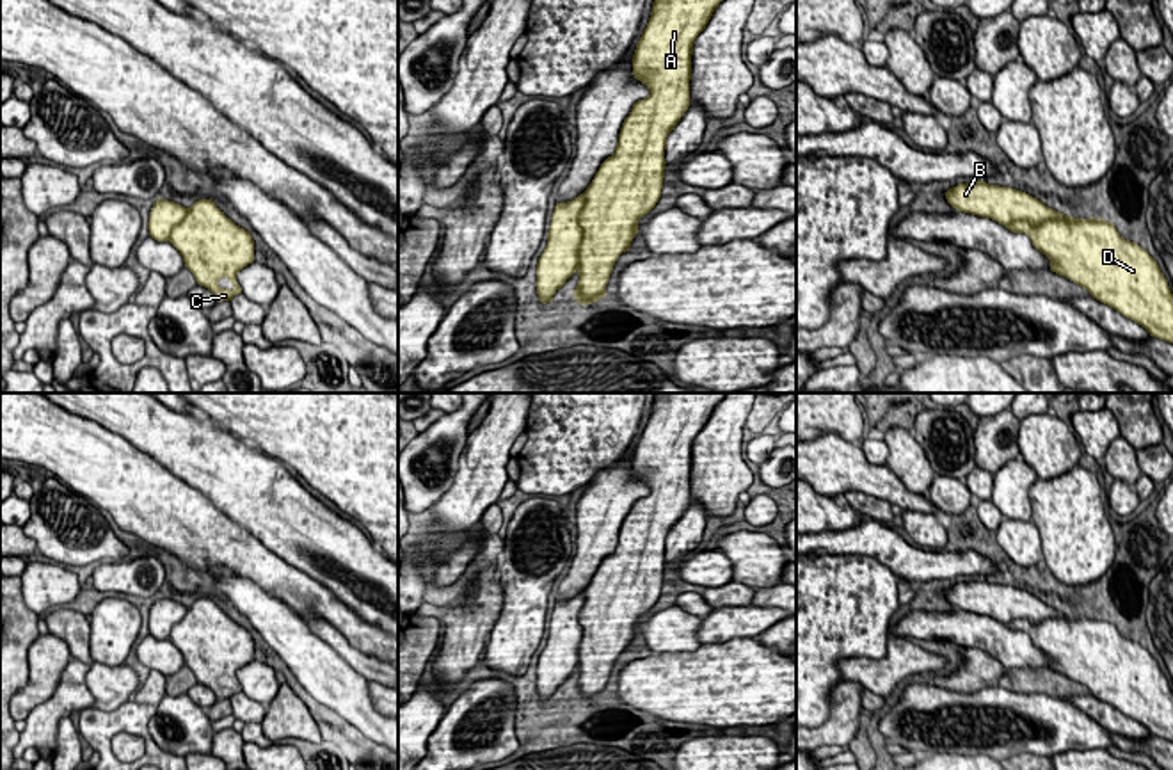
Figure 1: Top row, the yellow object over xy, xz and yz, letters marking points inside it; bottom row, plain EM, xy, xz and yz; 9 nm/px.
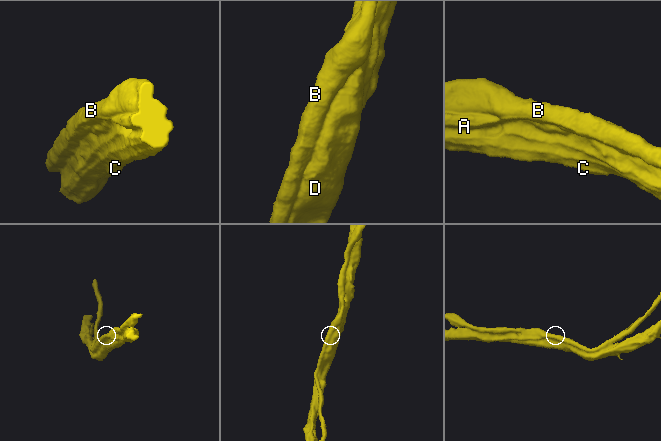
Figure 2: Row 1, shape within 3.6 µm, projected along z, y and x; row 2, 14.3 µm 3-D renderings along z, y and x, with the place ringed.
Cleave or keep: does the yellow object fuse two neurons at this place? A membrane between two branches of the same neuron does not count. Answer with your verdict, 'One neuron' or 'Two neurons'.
Two neurons

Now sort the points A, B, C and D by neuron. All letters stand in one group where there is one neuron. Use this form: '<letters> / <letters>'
A C D / B

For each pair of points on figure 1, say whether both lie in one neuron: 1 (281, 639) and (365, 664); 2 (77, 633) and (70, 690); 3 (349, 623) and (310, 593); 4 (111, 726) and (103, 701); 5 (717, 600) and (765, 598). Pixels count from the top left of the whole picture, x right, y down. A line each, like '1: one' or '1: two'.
1: two
2: two
3: one
4: two
5: two

